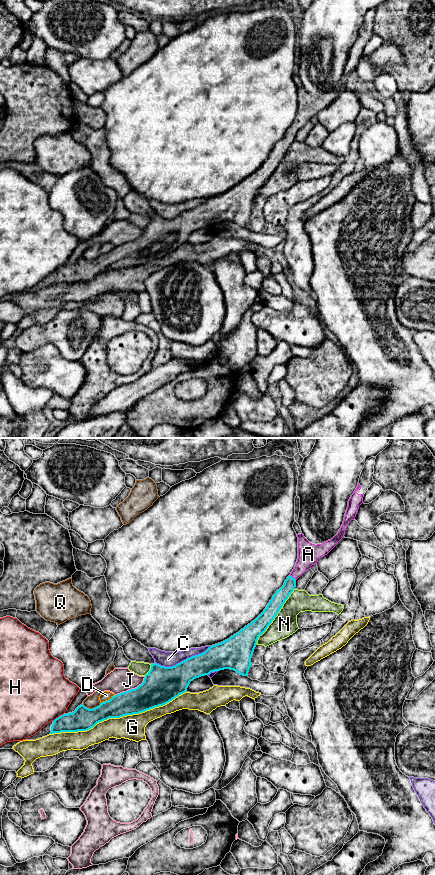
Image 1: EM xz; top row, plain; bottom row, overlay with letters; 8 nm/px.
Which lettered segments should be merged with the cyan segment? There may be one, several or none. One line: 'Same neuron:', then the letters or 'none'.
Same neuron: A

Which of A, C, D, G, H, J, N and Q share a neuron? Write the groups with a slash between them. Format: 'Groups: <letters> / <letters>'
Groups: A / C / D Q / G / H / J / N

